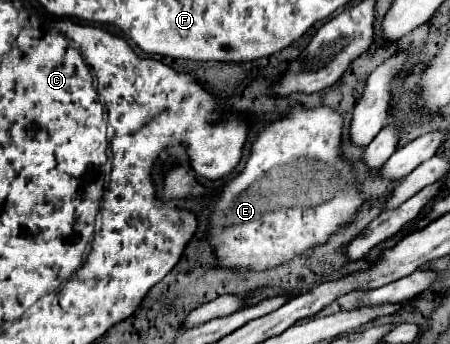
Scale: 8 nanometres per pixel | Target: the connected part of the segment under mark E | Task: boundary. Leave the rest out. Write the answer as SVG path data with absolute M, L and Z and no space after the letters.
M293 106L285 120L275 122L259 132L243 172L221 188L213 206L209 240L215 244L221 266L243 266L251 270L273 268L323 244L335 230L353 220L355 210L365 198L355 186L351 166L345 164L337 154L339 144L341 116L327 106L315 110Z

